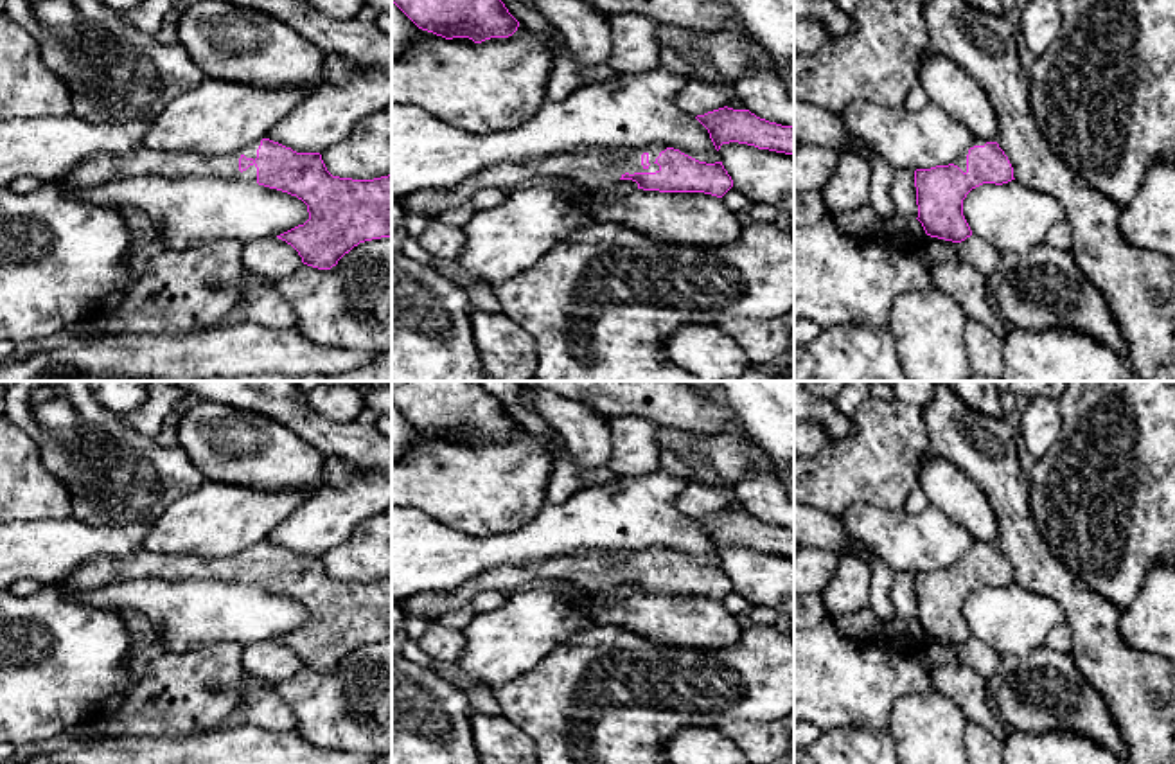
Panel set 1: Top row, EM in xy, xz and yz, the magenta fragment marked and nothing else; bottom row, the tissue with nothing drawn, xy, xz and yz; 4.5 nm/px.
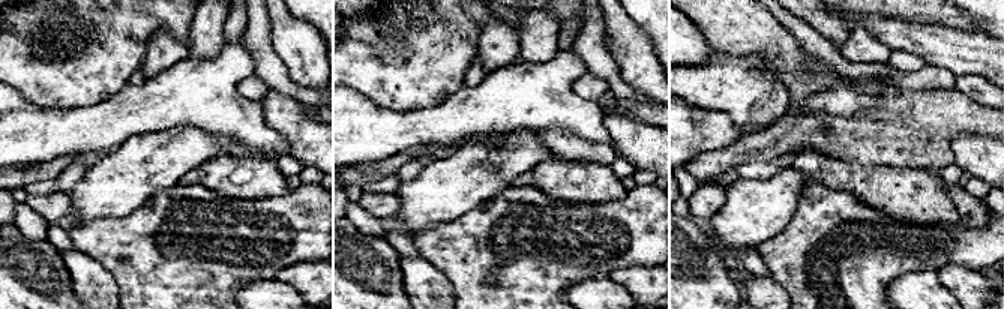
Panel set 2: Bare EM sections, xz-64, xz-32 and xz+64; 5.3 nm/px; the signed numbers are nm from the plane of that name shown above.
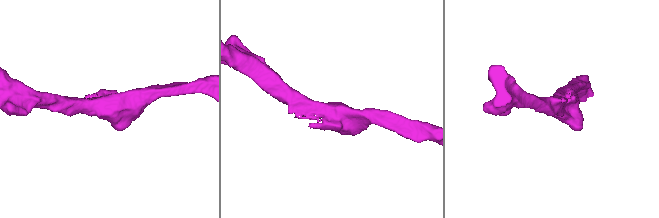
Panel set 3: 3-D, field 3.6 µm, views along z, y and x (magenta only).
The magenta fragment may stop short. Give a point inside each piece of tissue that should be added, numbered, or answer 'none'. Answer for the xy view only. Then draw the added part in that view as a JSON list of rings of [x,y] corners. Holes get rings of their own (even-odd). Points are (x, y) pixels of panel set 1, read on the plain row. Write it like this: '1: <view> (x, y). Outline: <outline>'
1: xy (144, 565). Outline: [[[261,543],[230,557],[199,557],[192,554],[138,552],[129,557],[97,557],[83,564],[57,586],[95,590],[126,581],[234,581],[257,586],[257,570],[239,573],[239,561],[257,561]]]

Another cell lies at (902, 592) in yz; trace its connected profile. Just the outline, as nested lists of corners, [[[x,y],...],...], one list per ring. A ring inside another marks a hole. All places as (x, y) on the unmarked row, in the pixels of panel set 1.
[[[897,572],[889,595],[900,620],[918,620],[914,573]]]

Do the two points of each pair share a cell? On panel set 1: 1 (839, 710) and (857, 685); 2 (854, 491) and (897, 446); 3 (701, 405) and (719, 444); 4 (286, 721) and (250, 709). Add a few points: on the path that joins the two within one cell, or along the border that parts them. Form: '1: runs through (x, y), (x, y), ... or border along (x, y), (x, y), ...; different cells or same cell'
1: runs through (839, 705), (852, 691); same cell
2: runs through (863, 480), (886, 457); same cell
3: border along (721, 432), (710, 435); different cells
4: runs through (277, 716), (259, 709); same cell

